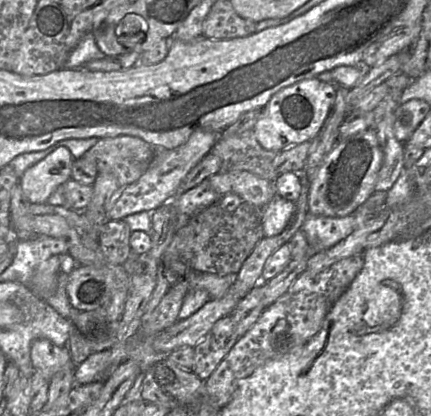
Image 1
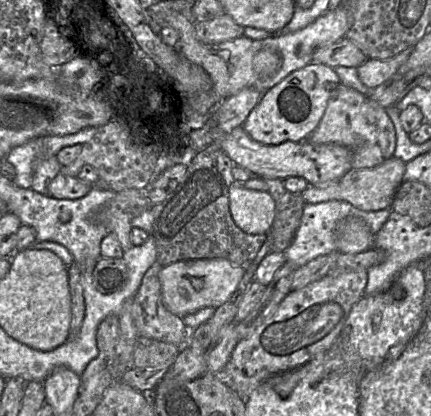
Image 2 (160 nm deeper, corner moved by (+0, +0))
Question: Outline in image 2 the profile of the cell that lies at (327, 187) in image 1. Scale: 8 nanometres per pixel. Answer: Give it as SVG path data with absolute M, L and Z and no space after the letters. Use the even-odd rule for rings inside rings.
M342 83L330 93L326 110L308 140L317 144L335 143L346 147L352 154L352 169L375 167L393 157L396 148L395 127L386 109L368 96Z

